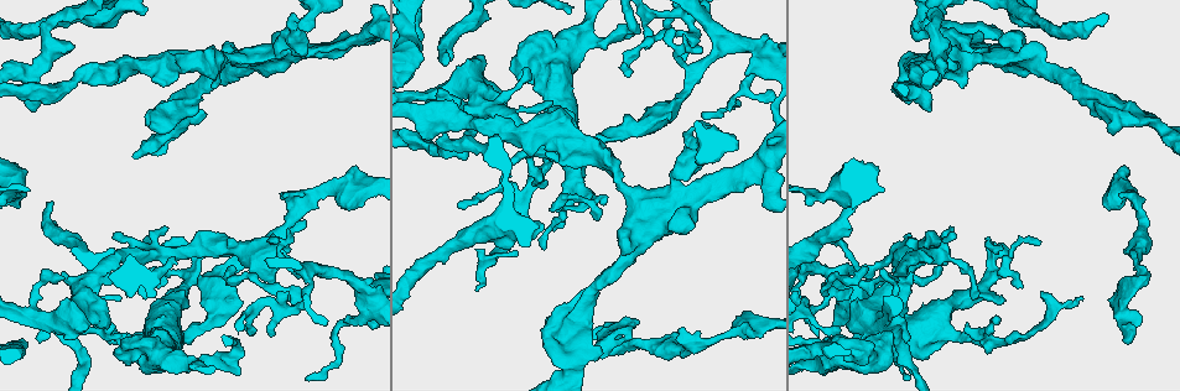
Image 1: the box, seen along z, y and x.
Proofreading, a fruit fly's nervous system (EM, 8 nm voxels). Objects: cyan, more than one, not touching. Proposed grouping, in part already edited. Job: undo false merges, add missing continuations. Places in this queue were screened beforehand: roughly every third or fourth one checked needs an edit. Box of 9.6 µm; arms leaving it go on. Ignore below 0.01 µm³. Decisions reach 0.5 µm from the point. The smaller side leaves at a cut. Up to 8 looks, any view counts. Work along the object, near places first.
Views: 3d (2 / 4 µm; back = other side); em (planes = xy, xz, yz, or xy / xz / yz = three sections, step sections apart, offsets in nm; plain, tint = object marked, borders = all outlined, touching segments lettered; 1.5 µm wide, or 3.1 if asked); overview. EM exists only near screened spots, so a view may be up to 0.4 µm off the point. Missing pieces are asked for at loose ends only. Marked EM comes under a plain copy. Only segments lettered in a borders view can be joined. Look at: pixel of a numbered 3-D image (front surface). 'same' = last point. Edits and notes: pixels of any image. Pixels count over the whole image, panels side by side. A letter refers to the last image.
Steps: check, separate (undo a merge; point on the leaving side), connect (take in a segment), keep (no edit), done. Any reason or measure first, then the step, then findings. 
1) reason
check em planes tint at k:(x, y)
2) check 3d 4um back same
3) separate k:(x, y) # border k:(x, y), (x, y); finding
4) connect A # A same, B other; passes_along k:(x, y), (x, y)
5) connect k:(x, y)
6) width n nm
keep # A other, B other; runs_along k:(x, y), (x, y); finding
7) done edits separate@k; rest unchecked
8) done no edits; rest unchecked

arms part here
check 3d 4um at 1:(707, 345)

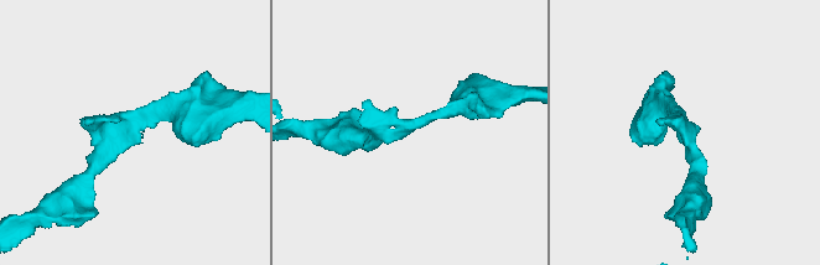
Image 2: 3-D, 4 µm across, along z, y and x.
arms 3; arm_widths 200, 200, 200 nm
check em xz step 4 borders at 2:(129, 129)

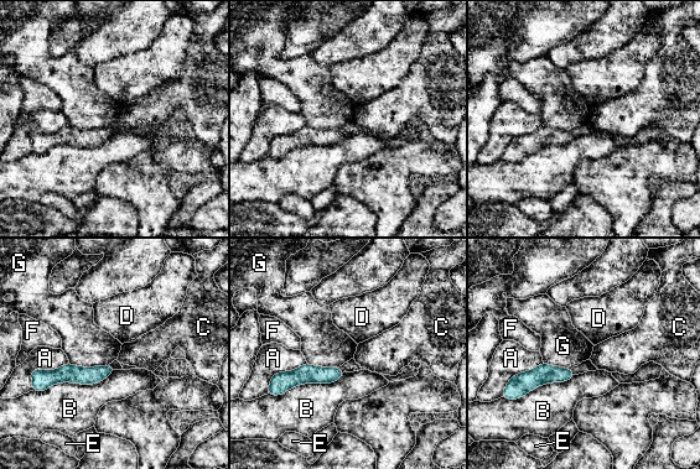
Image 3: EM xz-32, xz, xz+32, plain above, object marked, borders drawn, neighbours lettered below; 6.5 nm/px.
check em xy step 8 borders same

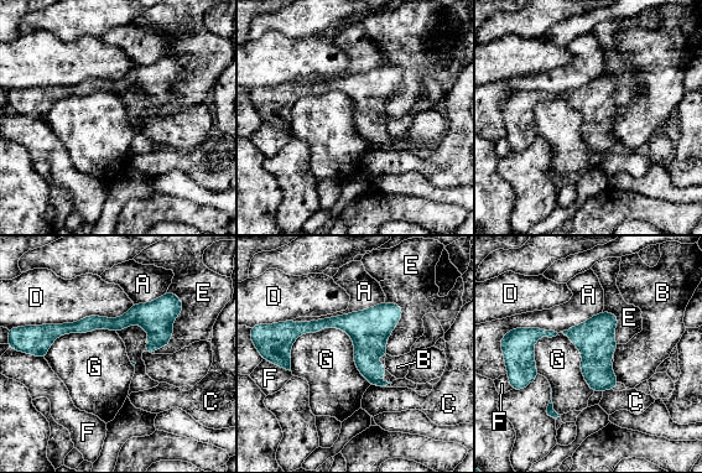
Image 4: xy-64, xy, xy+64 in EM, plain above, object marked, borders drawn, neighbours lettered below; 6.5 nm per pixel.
keep # A other, B other, C other, D other, E other, F other, G other; runs_along 4:(399, 310), (300, 327), (282, 344); continuous, no second cell

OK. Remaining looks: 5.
looks like a crossing
check 3d 4um at 1:(762, 60)

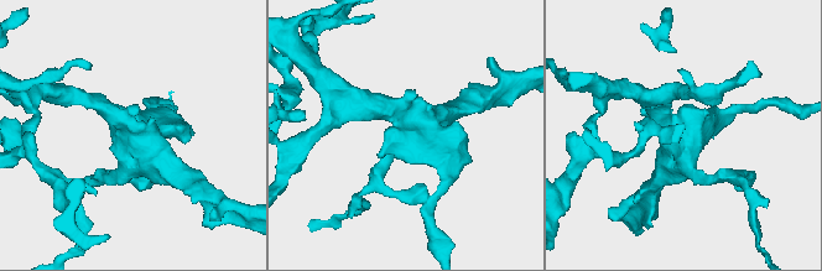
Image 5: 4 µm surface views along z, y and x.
check em planes borders at 5:(685, 133)

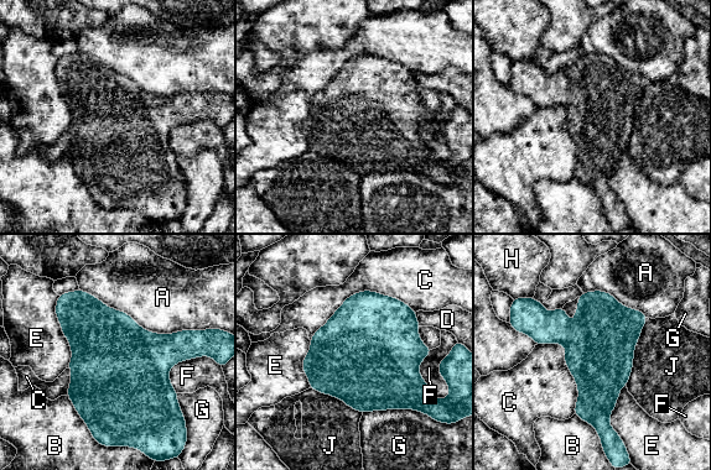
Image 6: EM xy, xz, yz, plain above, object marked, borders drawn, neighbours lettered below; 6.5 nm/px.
width 600 nm
keep # A other, B other, C other, D other, E other, F other, G other, H other, J other; border 6:(79, 288), (148, 330), (200, 330); one cell here

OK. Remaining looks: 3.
sharp bend
check 3d 4um back at 1:(687, 133)

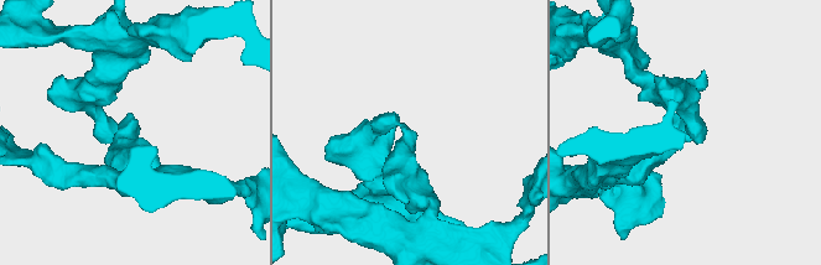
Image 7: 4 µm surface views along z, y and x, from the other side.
arm_widths 360, 380 nm; shape alone is not enough
check em xy step 4 tint at 7:(408, 131)

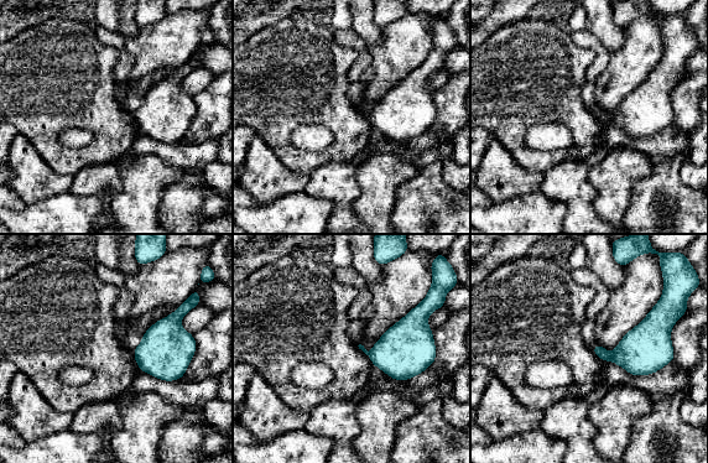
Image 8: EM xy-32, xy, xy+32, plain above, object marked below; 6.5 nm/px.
cut it another way
check em planes borders same

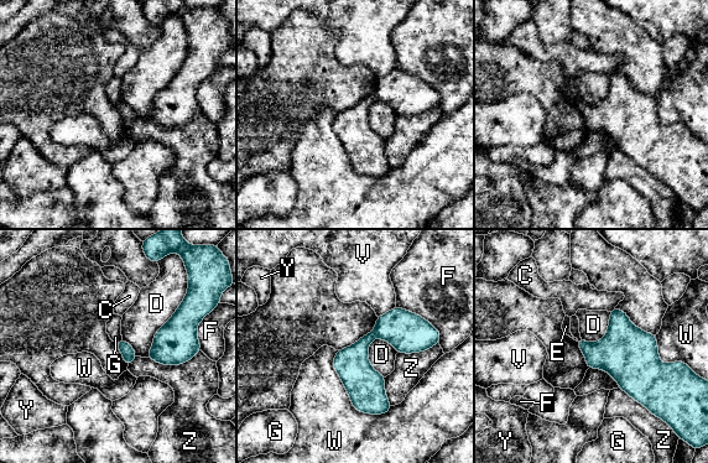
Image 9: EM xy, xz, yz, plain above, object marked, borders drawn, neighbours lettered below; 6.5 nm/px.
width 90 nm
separate 9:(407, 332) # C other, D other, E other, F other, G other, V other, W other, Y other, Z other; border 9:(371, 332), (375, 337); a second cell is stuck on

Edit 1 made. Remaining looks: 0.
done edits separate@9; rest unchecked

